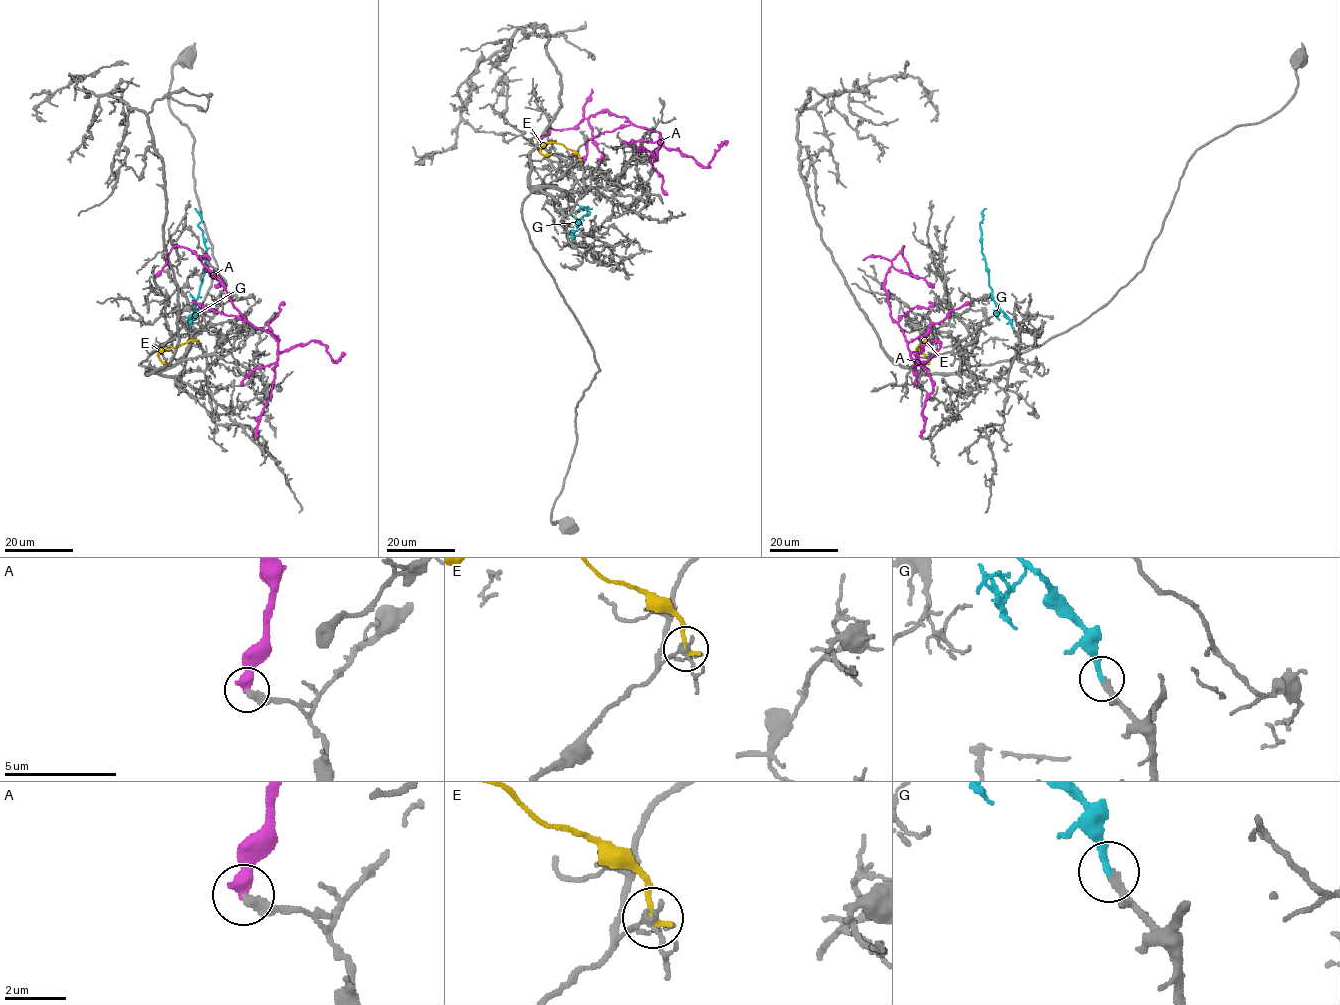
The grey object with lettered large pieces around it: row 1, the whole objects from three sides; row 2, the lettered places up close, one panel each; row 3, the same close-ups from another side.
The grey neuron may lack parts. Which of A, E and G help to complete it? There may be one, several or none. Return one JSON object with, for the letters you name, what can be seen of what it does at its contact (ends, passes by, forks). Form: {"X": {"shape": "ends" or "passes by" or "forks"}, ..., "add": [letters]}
{"G": {"shape": "ends"}, "add": ["G"]}

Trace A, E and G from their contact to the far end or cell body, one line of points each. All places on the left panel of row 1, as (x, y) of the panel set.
A: (255, 436), (258, 417), (270, 398), (277, 342), (245, 319), (223, 283), (188, 248), (174, 246), (155, 278)
E: (197, 340), (164, 348), (158, 356), (168, 364)
G: (189, 327), (206, 252), (203, 230), (198, 225), (202, 218), (194, 208)

